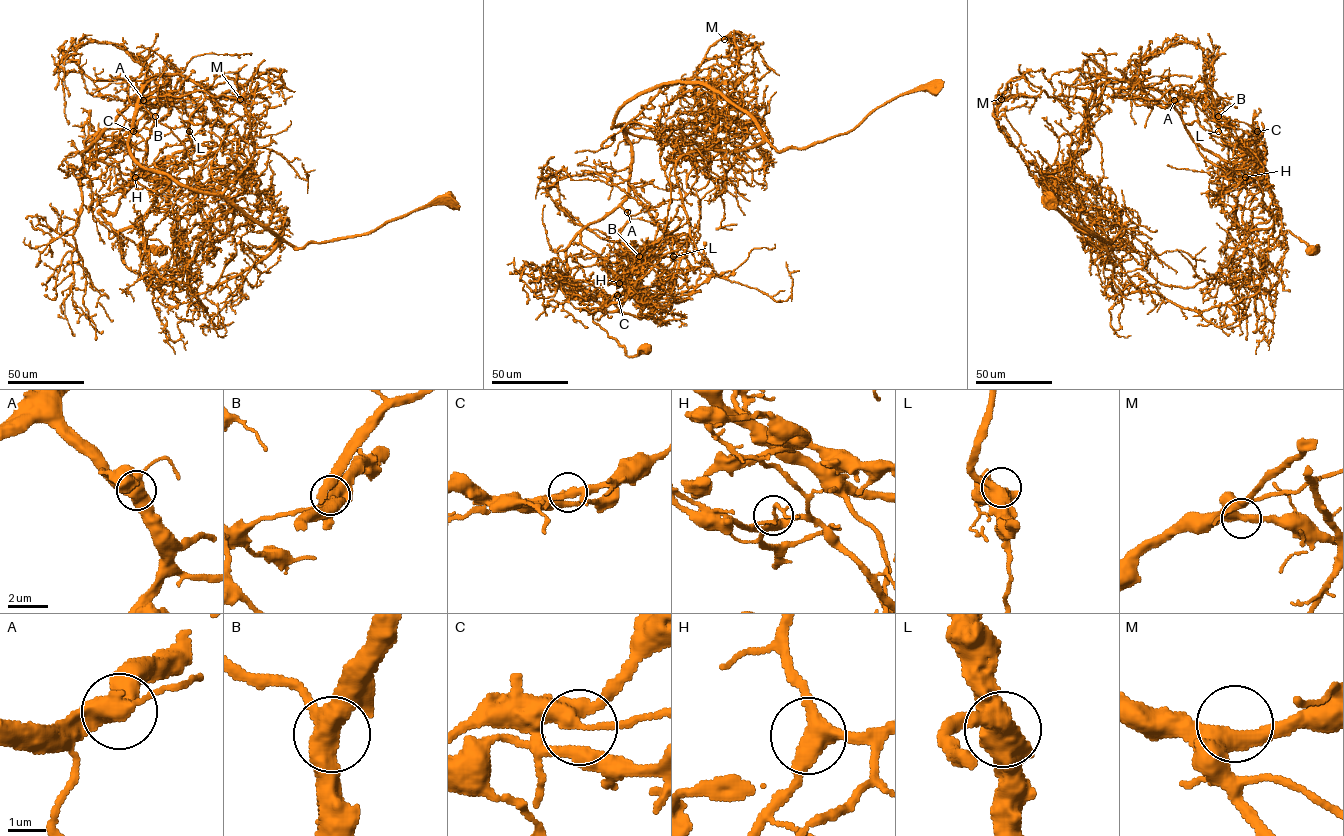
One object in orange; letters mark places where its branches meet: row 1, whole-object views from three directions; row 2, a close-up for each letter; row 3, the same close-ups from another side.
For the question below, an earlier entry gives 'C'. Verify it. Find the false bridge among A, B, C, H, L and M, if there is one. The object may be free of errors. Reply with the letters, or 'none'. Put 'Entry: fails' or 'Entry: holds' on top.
Entry: holds
C

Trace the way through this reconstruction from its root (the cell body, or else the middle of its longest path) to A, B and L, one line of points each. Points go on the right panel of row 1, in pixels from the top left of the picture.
A: (1050, 199), (1114, 247), (1080, 230), (1044, 187), (1088, 147), (1087, 106), (1102, 83), (1138, 83), (1174, 100)
B: (1050, 199), (1114, 247), (1044, 192), (1088, 147), (1087, 106), (1102, 83), (1191, 95), (1218, 116)
L: (1050, 199), (1114, 247), (1044, 192), (1088, 147), (1102, 83), (1197, 93), (1218, 131)

